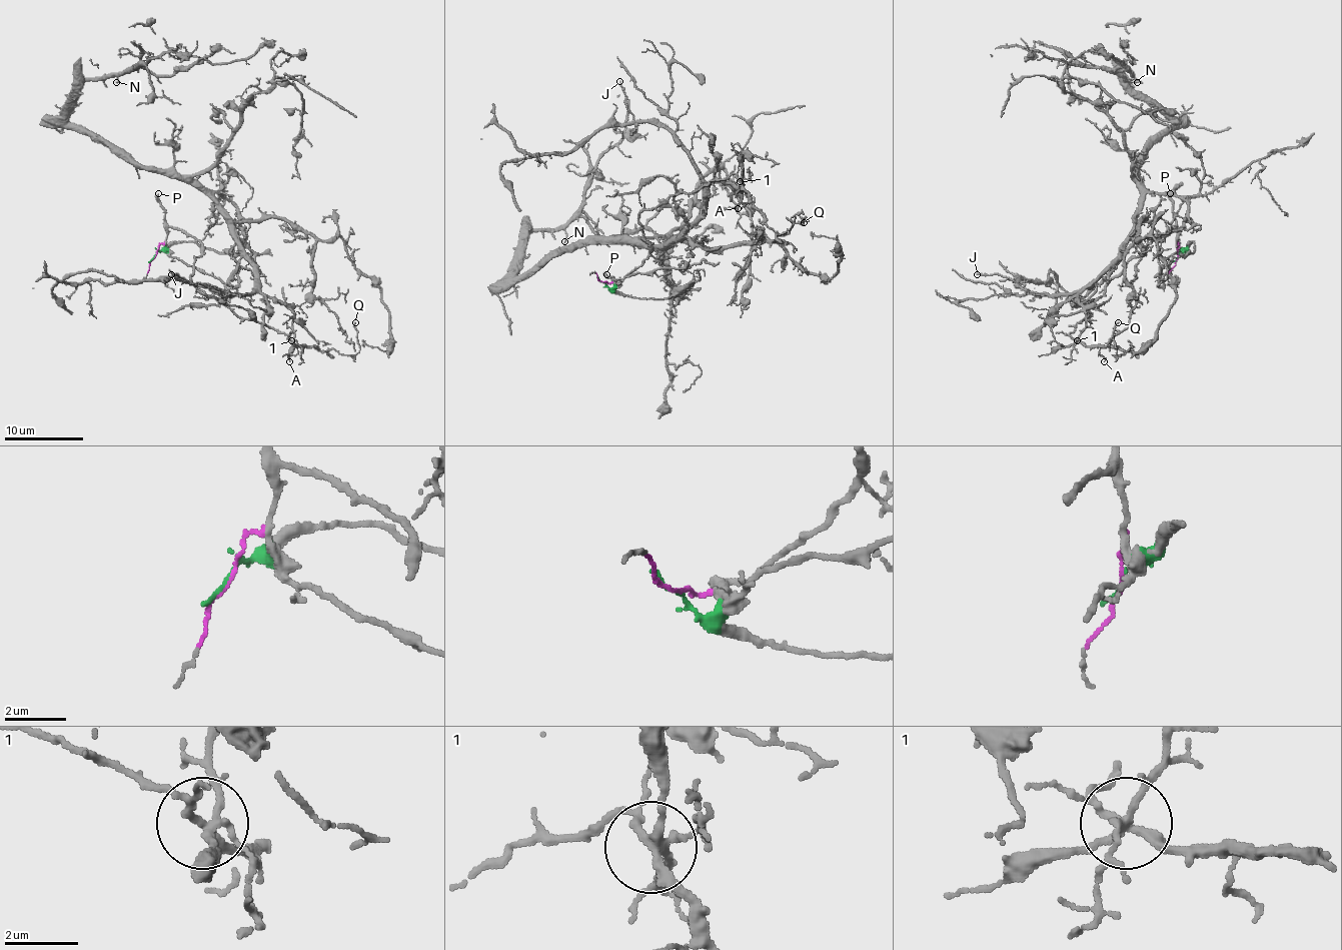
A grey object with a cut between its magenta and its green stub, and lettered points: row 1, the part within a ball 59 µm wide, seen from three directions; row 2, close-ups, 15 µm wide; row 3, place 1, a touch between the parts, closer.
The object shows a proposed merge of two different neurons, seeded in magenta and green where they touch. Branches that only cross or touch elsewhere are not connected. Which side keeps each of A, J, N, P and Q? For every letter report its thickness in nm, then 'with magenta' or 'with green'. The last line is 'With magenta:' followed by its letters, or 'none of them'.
A: 160 nm thick; with magenta
J: 90 nm thick; with green
N: 110 nm thick; with green
P: 240 nm thick; with magenta
Q: 120 nm thick; with magenta
With magenta: A, P, Q

